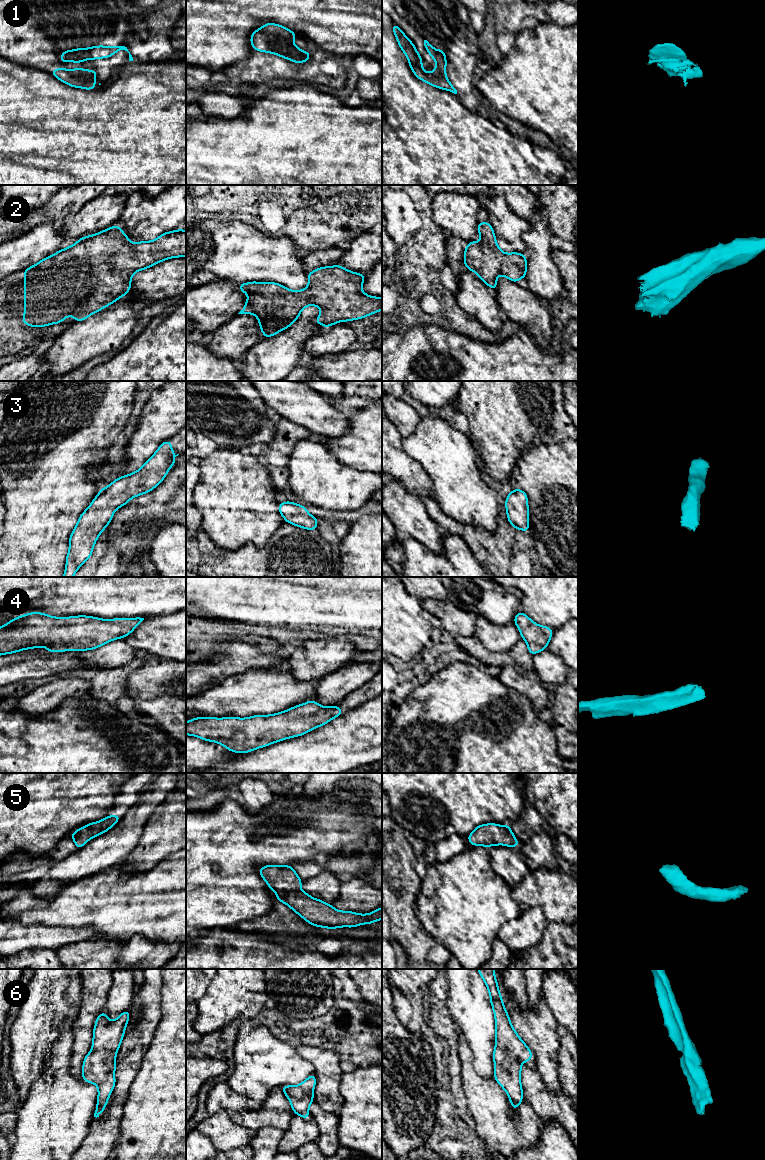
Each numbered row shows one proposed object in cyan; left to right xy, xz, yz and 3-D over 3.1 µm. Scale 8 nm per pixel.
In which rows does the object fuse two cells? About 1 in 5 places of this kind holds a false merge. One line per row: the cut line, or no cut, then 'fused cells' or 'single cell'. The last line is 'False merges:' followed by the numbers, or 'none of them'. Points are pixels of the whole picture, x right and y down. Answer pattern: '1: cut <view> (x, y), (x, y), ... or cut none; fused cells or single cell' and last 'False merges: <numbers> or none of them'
1: cut none; single cell
2: cut none; single cell
3: cut none; single cell
4: cut none; single cell
5: cut none; single cell
6: cut none; single cell
False merges: none of them

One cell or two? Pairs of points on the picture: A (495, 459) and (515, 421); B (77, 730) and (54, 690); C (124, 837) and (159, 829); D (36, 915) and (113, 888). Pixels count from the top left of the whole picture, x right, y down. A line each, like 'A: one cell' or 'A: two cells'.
A: one cell
B: two cells
C: two cells
D: one cell

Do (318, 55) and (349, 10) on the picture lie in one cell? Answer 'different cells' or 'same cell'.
different cells

